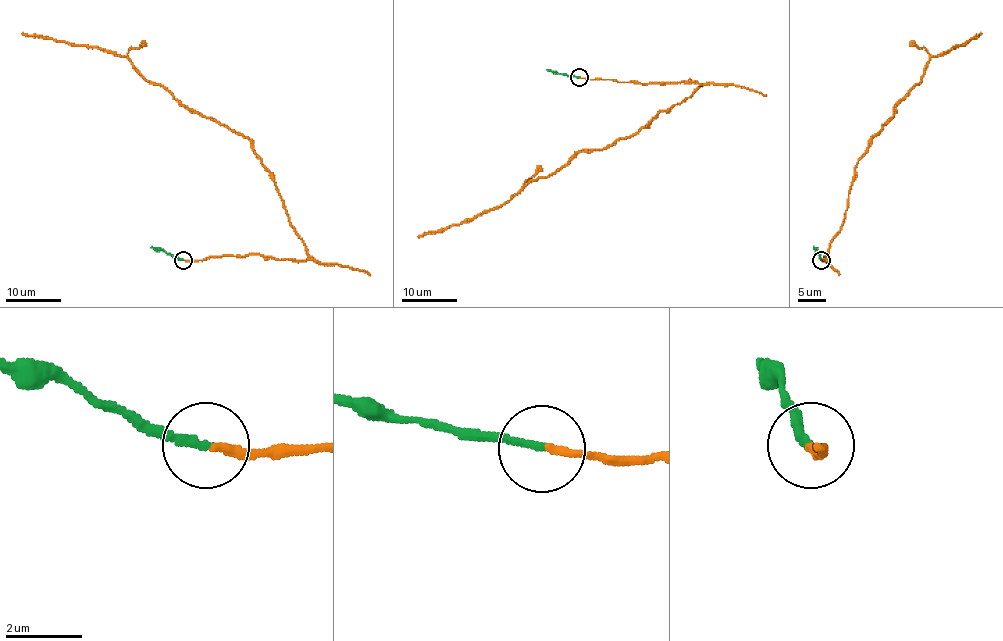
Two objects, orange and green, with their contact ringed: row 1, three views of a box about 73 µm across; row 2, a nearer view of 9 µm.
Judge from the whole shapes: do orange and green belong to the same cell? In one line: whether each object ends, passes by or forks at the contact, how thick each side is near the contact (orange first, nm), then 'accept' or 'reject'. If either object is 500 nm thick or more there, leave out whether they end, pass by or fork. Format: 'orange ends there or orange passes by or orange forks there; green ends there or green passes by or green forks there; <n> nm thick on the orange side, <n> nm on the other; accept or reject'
orange ends there; green ends there; 220 nm thick on the orange side, 200 nm on the other; accept

